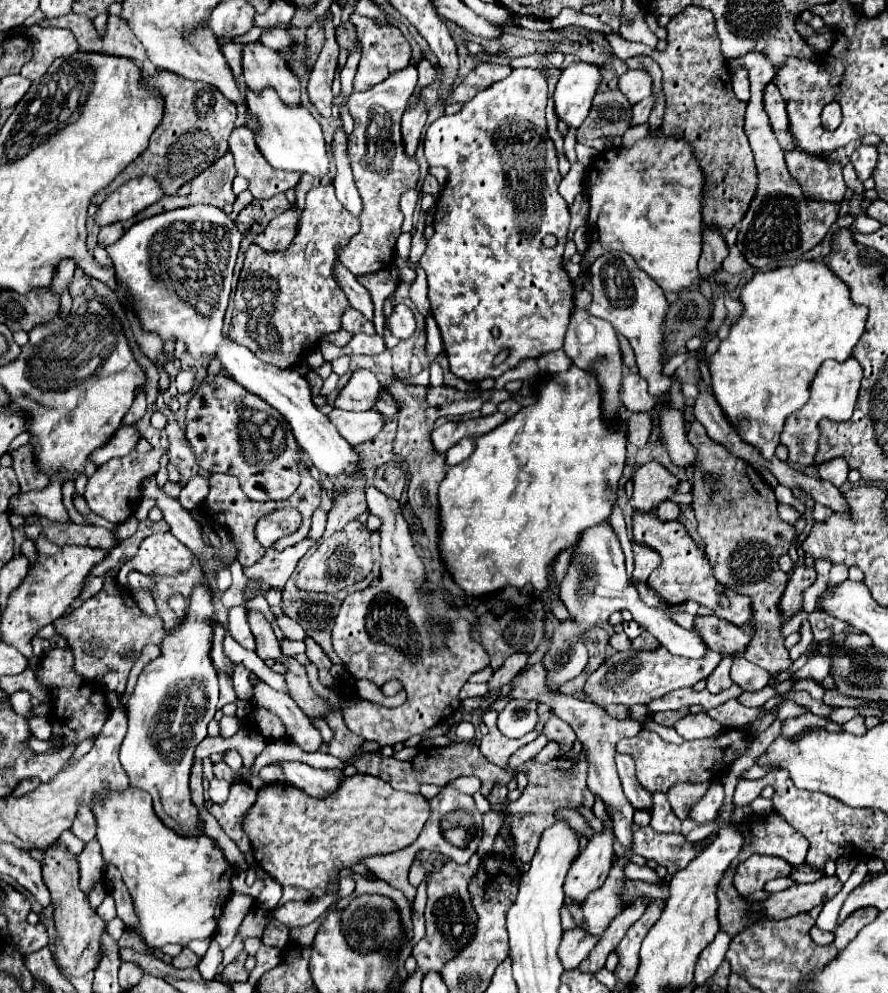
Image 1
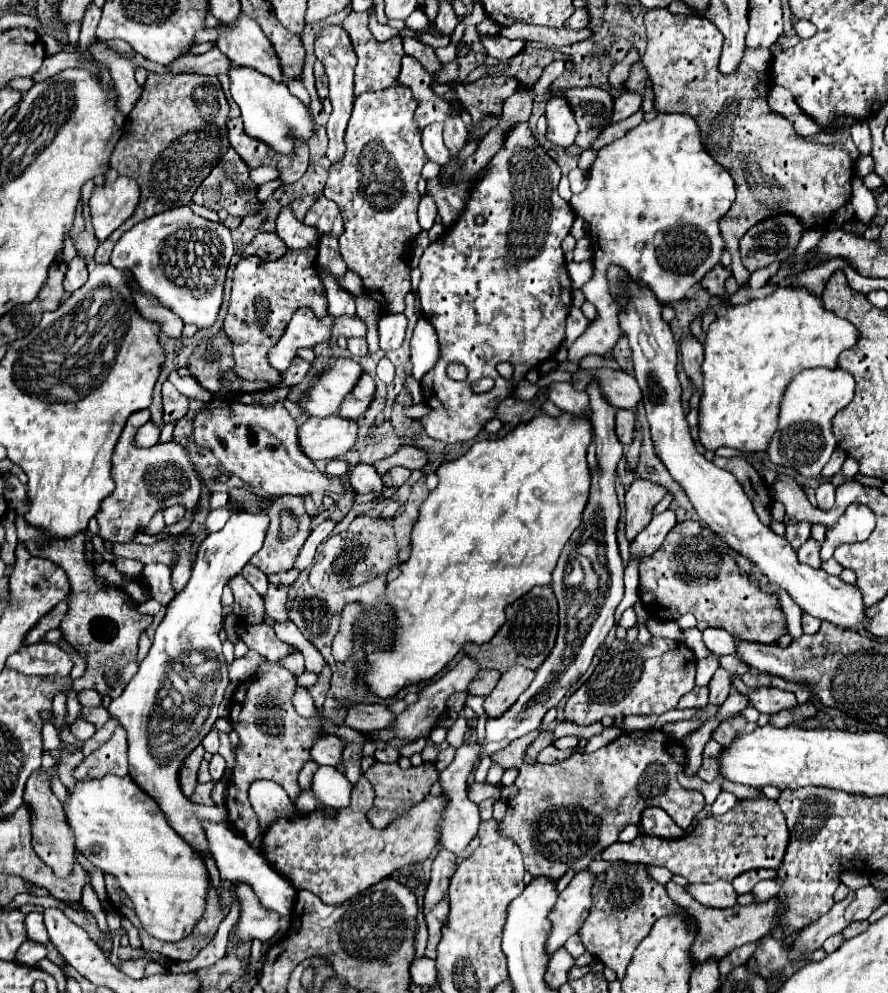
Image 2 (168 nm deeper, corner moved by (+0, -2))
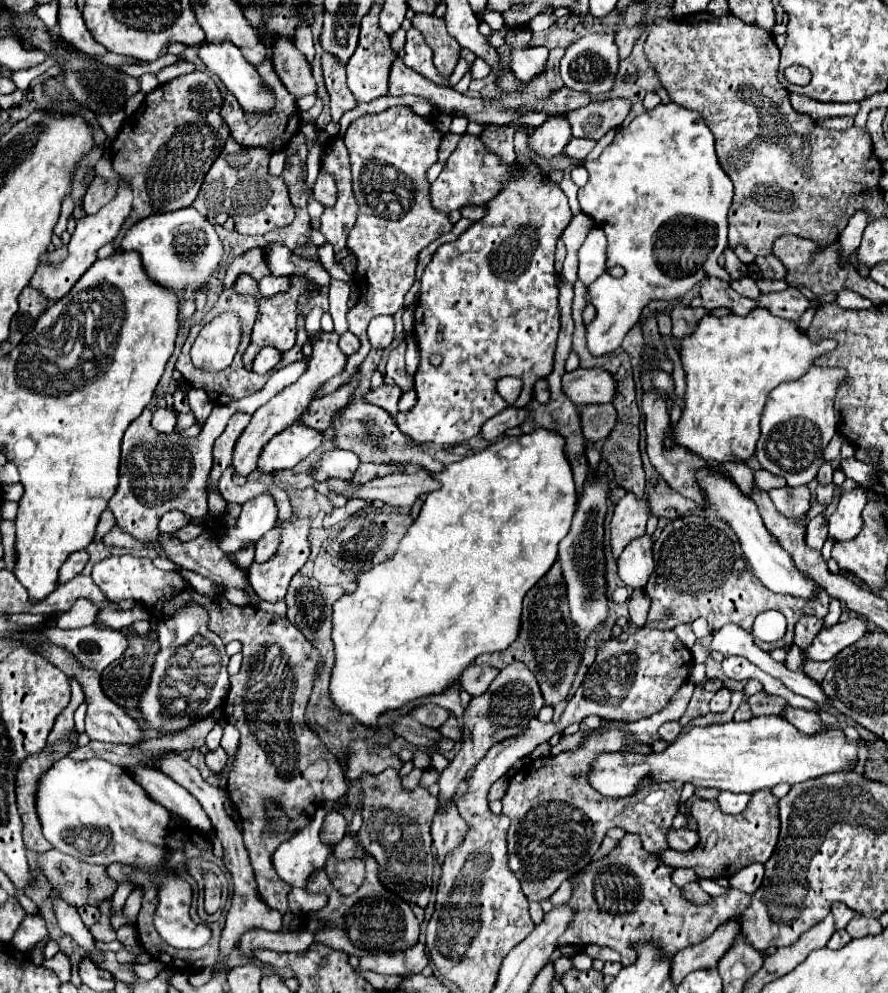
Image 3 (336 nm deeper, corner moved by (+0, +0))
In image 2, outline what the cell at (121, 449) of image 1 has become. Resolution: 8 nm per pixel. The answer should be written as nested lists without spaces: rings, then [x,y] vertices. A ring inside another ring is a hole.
[[[149,421],[149,423],[145,423],[145,425],[137,431],[135,443],[139,443],[141,447],[151,447],[151,445],[159,443],[159,435],[161,435],[159,425],[153,423],[153,421]]]

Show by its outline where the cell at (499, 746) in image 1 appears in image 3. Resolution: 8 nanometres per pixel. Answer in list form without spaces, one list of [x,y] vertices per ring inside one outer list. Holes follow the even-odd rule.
[[[609,731],[593,737],[589,735],[575,751],[529,761],[529,769],[525,769],[525,779],[521,779],[519,783],[511,783],[513,795],[505,795],[501,799],[503,813],[511,819],[507,835],[509,867],[519,877],[521,889],[529,897],[529,901],[541,901],[553,895],[559,889],[561,881],[585,869],[611,827],[621,827],[627,833],[639,835],[643,847],[649,853],[661,853],[667,849],[665,833],[671,827],[673,817],[679,813],[681,787],[671,783],[669,787],[665,787],[667,793],[663,793],[663,785],[643,785],[639,793],[615,799],[603,797],[587,781],[587,773],[591,773],[591,761],[595,761],[595,753],[647,755],[653,751],[651,745],[621,743],[625,735],[627,733],[623,731]]]

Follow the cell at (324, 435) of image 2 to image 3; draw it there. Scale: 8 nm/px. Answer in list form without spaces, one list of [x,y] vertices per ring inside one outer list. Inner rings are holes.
[[[289,425],[285,431],[275,435],[263,449],[259,457],[259,471],[271,473],[281,469],[293,469],[307,455],[323,445],[325,435],[307,425]]]

